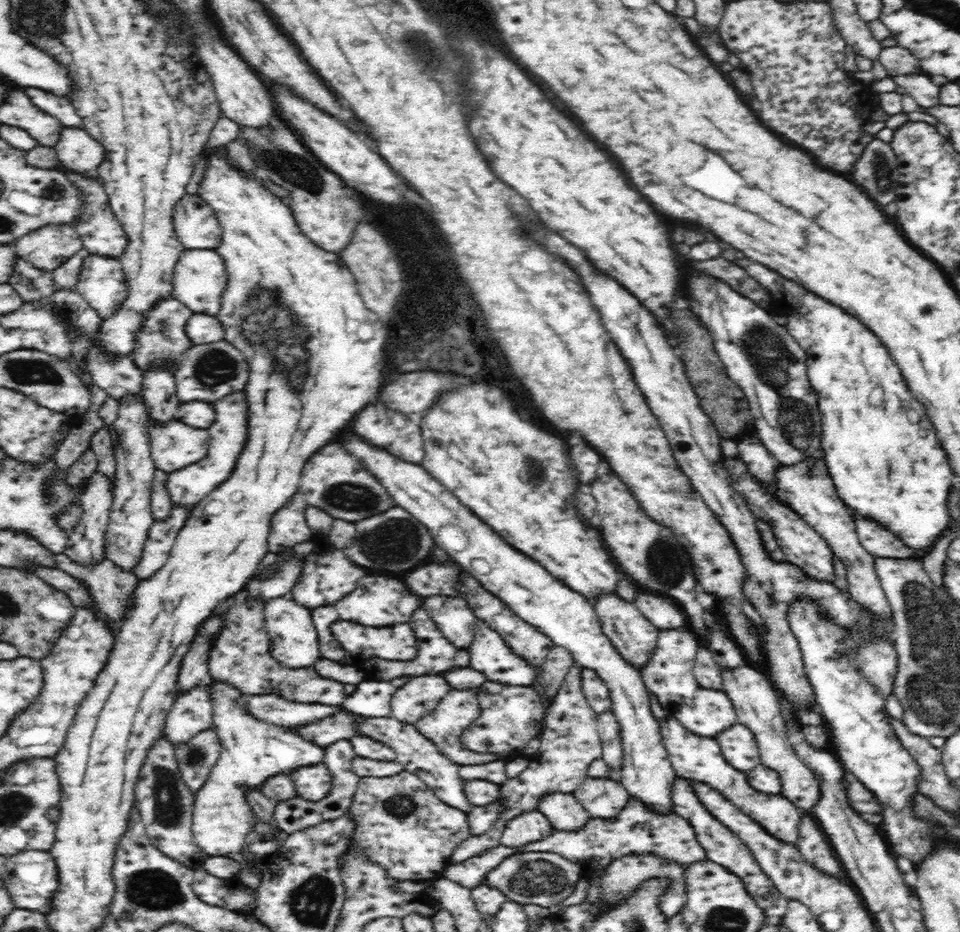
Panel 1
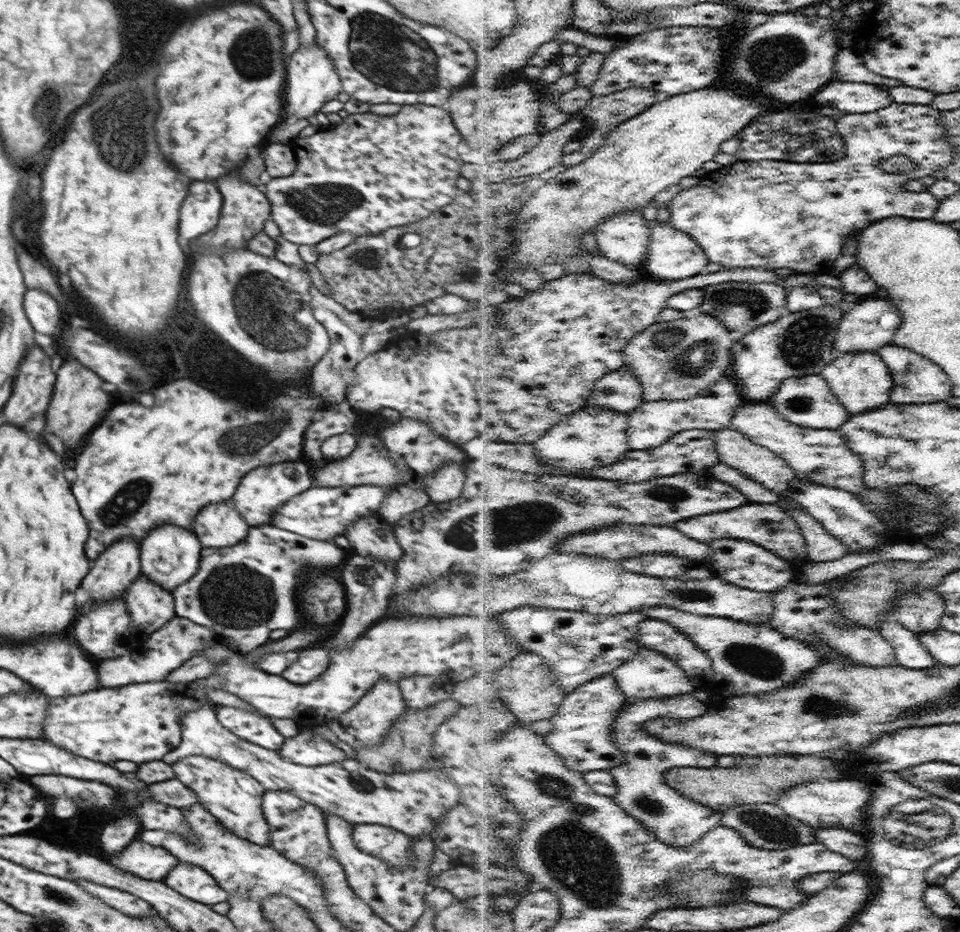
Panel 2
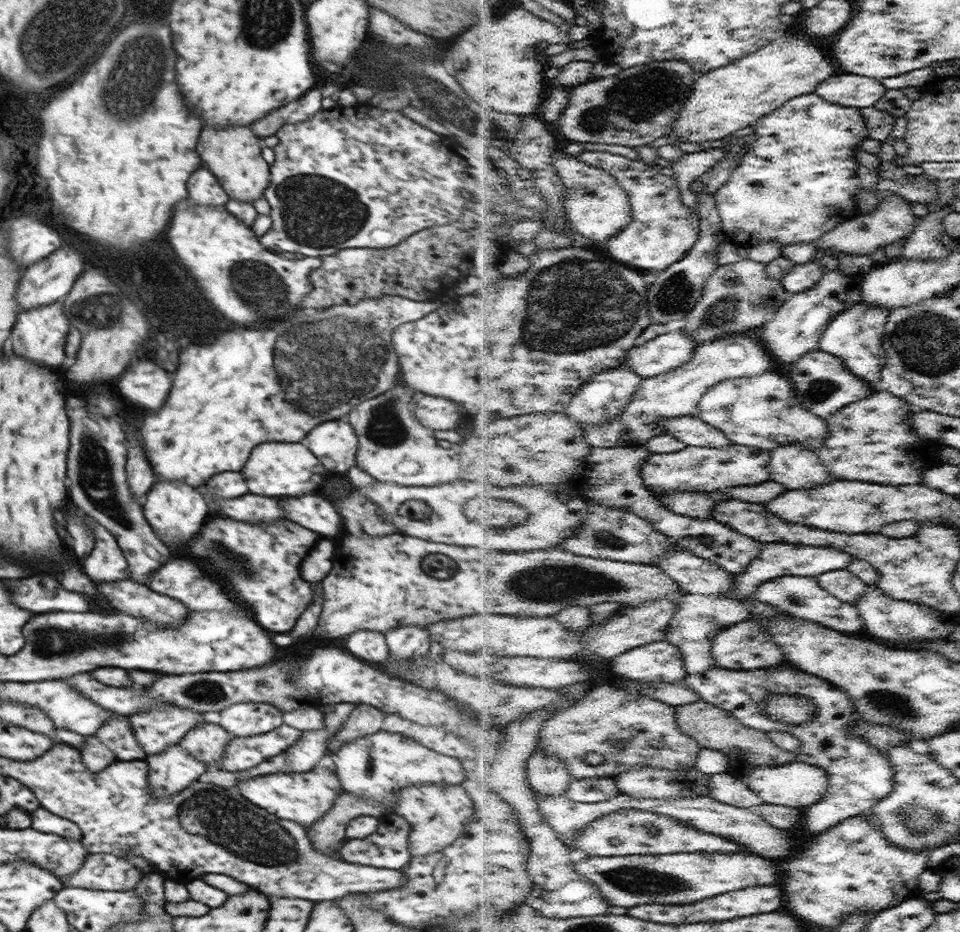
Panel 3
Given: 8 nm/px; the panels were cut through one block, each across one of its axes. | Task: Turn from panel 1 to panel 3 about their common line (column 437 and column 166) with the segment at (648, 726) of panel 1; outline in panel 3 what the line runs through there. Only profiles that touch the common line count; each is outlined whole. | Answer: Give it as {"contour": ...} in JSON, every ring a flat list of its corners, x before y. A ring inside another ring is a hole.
{"contour":[[178,480,155,481,146,493,143,510,144,517,154,529,154,533,170,550,177,550,178,545,190,540,209,517,208,504,199,489]]}

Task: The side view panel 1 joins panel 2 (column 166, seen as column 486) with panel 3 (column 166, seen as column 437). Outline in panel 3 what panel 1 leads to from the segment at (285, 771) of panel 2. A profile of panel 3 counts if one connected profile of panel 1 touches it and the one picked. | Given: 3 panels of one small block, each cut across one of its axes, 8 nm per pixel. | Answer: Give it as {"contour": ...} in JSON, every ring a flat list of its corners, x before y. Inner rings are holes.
{"contour":[[156,706,154,712,130,716,130,724,138,746,147,755,158,754,166,747,179,743,190,729,206,722,202,712,188,708]]}

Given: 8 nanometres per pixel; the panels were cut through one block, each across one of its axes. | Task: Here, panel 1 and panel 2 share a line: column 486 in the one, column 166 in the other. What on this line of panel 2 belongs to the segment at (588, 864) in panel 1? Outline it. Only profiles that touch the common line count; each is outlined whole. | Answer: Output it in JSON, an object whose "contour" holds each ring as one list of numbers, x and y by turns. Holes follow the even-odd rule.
{"contour":[[136,839,116,855,116,858,110,860,110,864,114,864,114,868,118,866,118,870,154,882,163,882,166,874,178,863,179,861,164,848]]}

